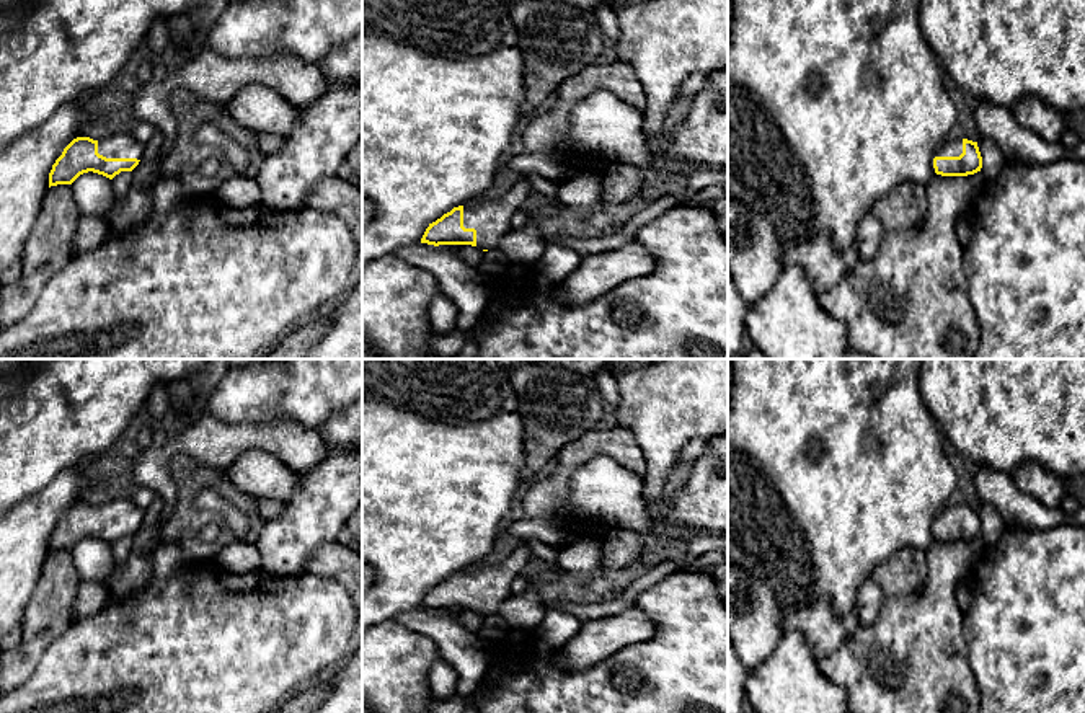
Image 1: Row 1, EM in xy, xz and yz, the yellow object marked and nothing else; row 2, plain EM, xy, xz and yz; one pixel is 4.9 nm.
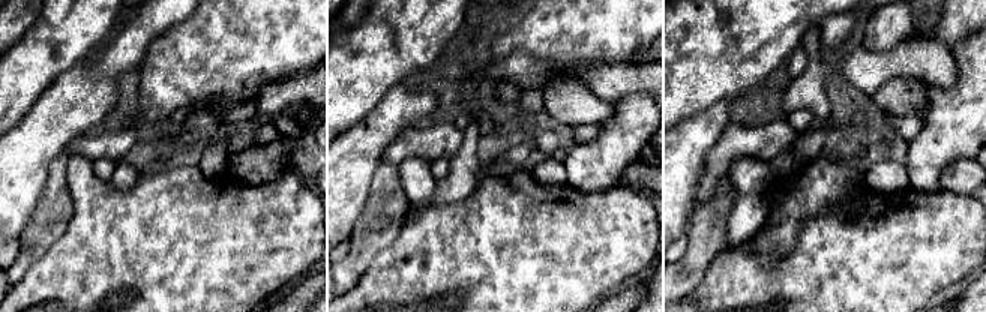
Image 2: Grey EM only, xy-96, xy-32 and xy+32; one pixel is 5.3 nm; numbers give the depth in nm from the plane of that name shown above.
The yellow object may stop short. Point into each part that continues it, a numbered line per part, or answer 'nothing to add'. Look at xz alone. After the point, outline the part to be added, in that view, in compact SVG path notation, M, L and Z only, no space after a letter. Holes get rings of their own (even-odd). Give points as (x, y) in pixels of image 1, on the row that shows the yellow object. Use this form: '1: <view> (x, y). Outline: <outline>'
1: xz (490, 219). Outline: M522 179L509 193L498 199L480 199L463 206L463 227L476 230L478 248L498 248L504 232L511 228L512 214L519 210L530 191L530 183Z

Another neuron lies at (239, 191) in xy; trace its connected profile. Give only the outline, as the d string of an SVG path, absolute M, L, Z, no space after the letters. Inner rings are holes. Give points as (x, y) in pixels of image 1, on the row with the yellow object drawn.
M237 173L232 178L225 179L214 193L214 196L217 201L235 209L261 204L261 191L256 179L248 178L241 173Z

